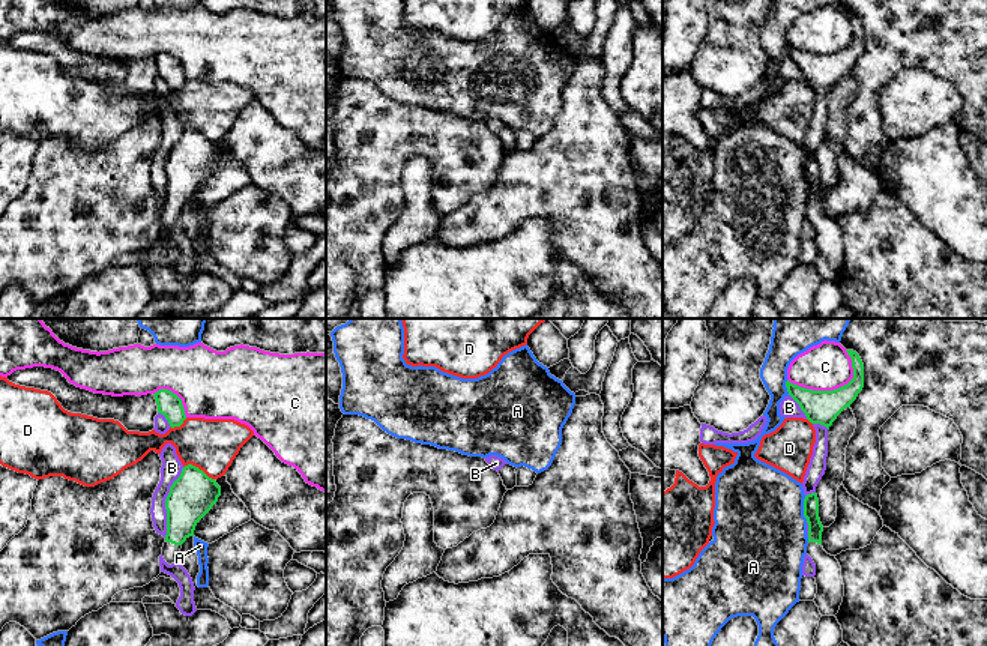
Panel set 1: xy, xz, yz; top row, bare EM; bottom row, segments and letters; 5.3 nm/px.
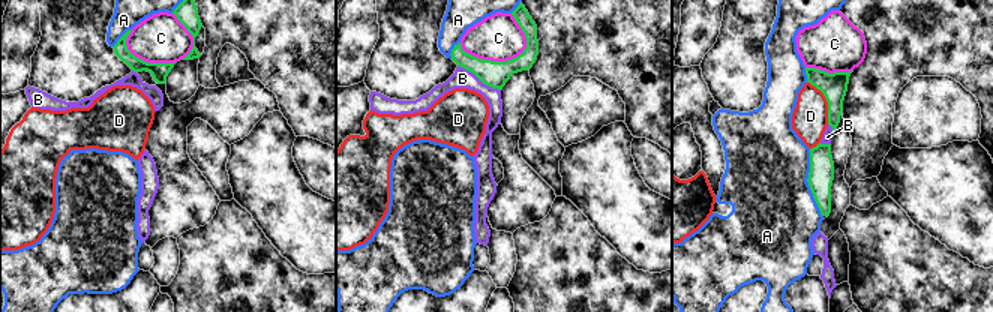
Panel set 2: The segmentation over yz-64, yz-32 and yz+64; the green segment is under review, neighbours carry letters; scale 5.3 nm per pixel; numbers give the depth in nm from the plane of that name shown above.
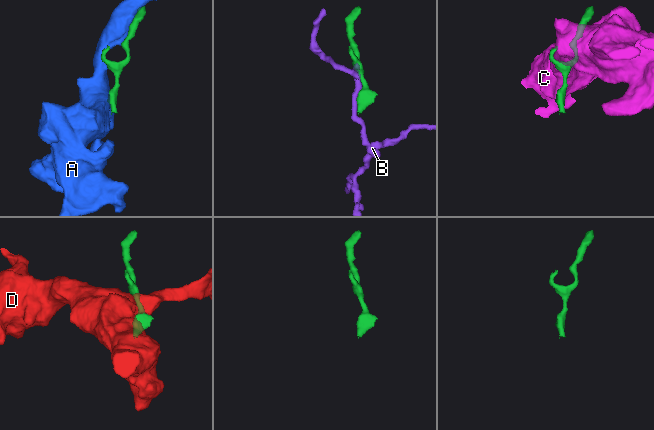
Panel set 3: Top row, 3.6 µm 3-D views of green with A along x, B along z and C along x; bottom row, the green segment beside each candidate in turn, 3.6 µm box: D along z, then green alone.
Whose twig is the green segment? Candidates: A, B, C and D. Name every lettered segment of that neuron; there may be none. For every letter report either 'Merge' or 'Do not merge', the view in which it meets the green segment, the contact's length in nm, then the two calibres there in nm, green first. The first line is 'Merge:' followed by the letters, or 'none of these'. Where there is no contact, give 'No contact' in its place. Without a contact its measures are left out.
Merge: none of these
A: Do not merge. Touches green in yz. Shared border 140 nm. Thickness 80 nm (green) against 480 nm
B: Do not merge. Touches green in xy. Shared border 400 nm. Thickness 240 nm (green) against 110 nm
C: Do not merge. Touches green in yz. Shared border 360 nm. Thickness 180 nm (green) against 260 nm
D: Do not merge. Touches green in xy. Shared border 180 nm. Thickness 240 nm (green) against 280 nm

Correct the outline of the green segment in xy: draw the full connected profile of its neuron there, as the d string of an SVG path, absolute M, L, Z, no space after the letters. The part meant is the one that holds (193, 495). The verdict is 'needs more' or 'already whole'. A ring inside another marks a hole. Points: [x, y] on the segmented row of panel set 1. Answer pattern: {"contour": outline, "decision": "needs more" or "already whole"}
{"contour": "M188 464L170 487L165 499L167 535L164 560L179 562L182 544L194 536L197 523L212 509L221 496L221 487L198 467Z", "decision": "needs more"}

